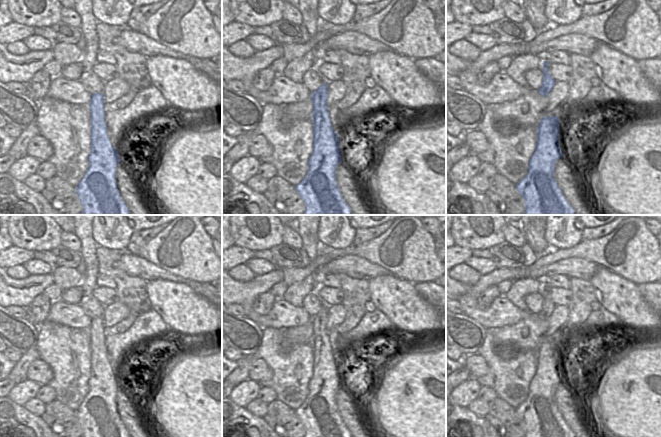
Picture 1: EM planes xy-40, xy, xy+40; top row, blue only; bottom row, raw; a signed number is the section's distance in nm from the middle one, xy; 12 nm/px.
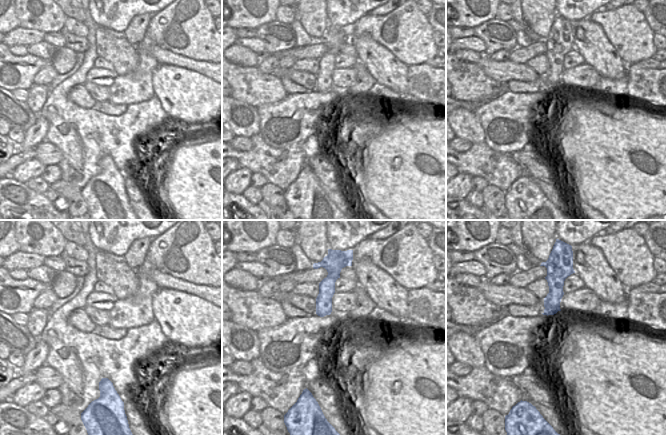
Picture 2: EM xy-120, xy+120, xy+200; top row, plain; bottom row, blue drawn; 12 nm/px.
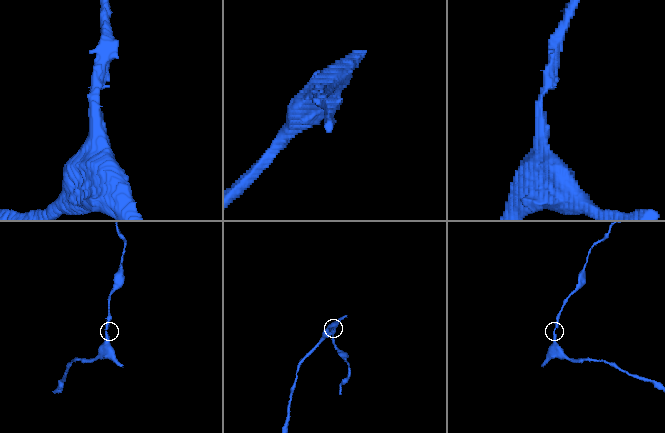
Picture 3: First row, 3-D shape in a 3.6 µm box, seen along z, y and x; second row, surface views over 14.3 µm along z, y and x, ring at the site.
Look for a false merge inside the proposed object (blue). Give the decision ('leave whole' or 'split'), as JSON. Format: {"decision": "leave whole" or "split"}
{"decision": "leave whole"}

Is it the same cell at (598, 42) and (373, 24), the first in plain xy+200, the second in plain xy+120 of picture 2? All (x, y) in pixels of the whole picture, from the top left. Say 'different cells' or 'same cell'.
different cells

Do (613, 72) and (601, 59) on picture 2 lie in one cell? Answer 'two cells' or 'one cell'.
one cell

